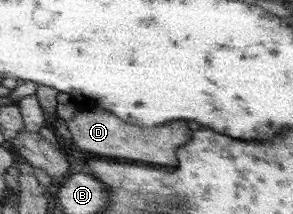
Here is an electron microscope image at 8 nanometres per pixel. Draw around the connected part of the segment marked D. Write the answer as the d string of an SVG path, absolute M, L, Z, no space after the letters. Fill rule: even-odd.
M82 108L75 119L66 123L67 128L73 133L73 143L82 152L89 156L111 156L111 158L127 158L137 162L153 162L161 166L179 166L177 160L177 148L191 142L193 130L187 122L171 122L157 128L143 128L143 126L131 126L111 114L109 110L95 110L87 112Z

